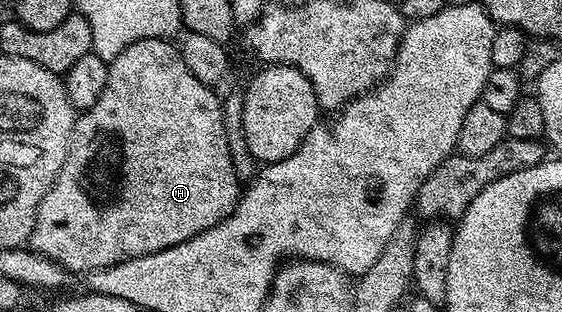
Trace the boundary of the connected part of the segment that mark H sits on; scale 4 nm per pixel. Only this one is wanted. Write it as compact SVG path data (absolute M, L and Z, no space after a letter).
M164 37L140 39L124 47L124 51L120 51L120 55L116 55L113 61L109 62L109 67L104 95L96 99L93 107L77 114L74 130L70 133L70 150L66 153L64 167L38 205L35 231L28 242L29 248L34 252L41 257L52 259L70 275L85 275L97 269L112 267L116 263L124 263L128 259L136 259L140 255L152 255L156 251L176 247L208 231L208 227L216 227L216 223L220 223L234 210L240 196L238 173L234 170L234 157L230 154L230 141L226 138L228 122L222 114L223 98L218 98L214 94L217 92L211 86L200 83L200 79L196 79L196 75L192 75L192 71L184 67L182 50L173 40Z

